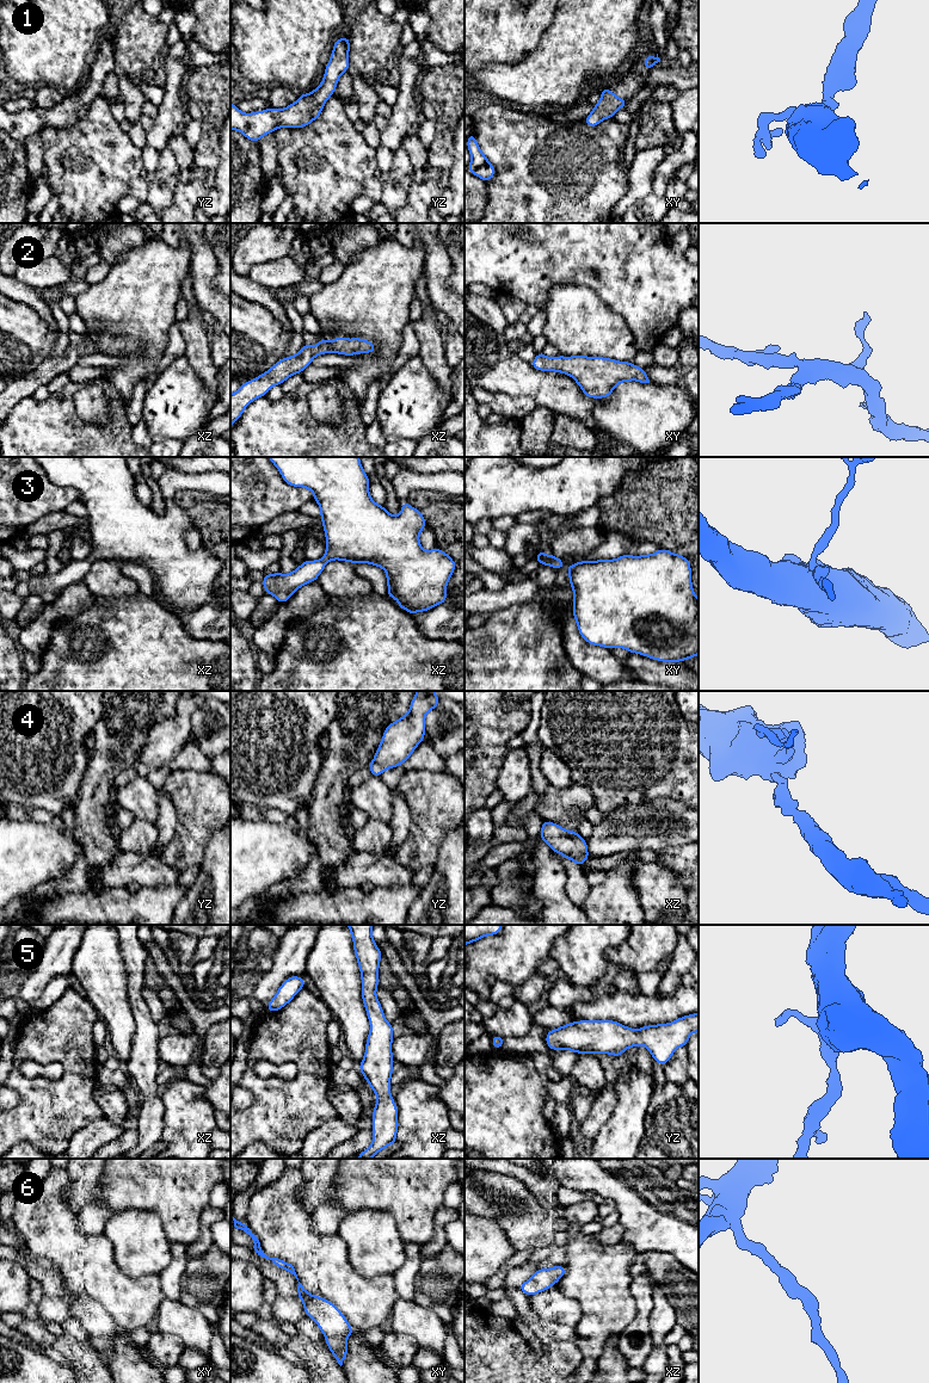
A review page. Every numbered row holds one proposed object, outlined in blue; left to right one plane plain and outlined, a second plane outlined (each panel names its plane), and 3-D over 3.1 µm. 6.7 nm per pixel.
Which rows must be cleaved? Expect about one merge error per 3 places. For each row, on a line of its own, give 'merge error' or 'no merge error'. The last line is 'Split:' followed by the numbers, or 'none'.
1: no merge error
2: no merge error
3: no merge error
4: no merge error
5: no merge error
6: no merge error
Split: none

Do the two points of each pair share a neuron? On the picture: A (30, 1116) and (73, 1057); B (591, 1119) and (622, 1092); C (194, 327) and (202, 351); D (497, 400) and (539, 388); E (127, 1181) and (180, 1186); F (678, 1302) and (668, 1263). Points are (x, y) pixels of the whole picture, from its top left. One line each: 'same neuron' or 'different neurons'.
A: same neuron
B: different neurons
C: same neuron
D: different neurons
E: same neuron
F: same neuron

